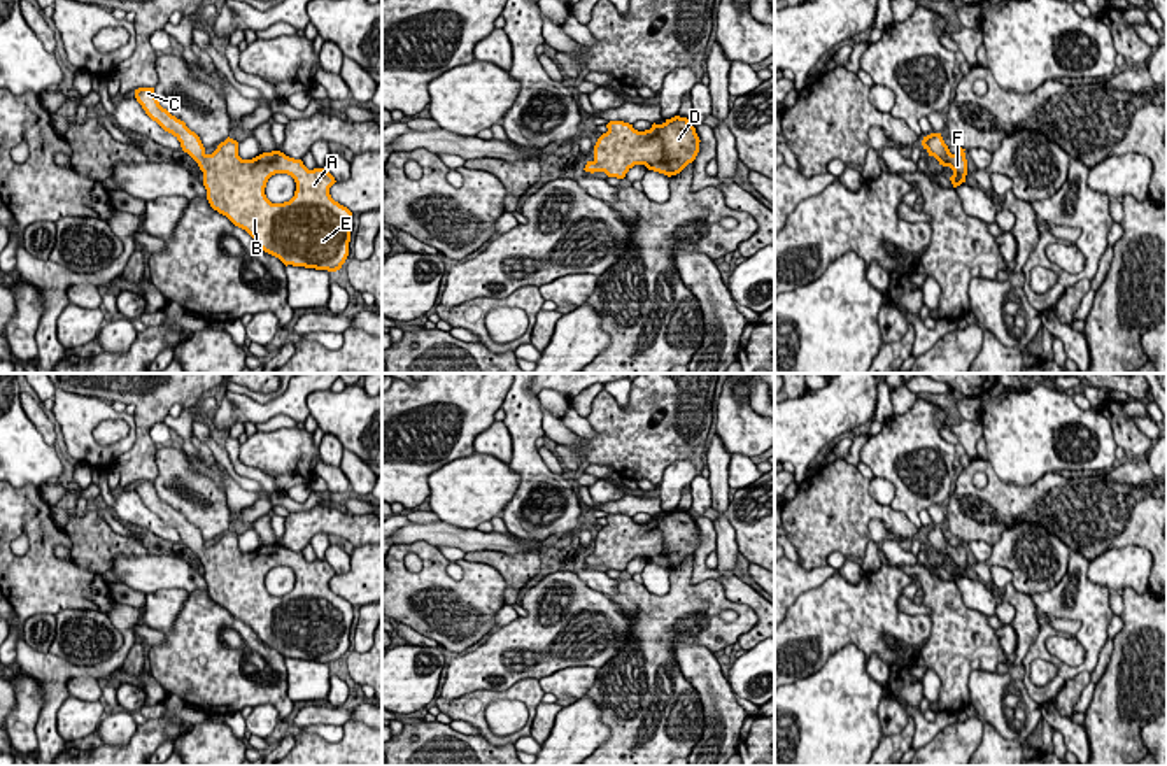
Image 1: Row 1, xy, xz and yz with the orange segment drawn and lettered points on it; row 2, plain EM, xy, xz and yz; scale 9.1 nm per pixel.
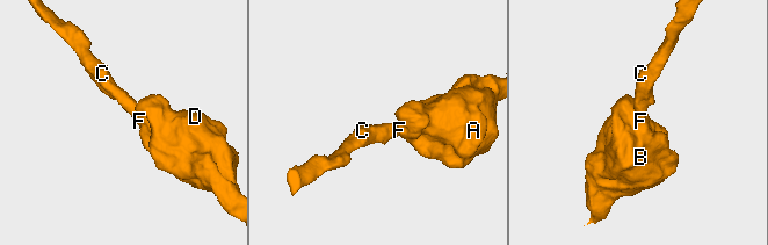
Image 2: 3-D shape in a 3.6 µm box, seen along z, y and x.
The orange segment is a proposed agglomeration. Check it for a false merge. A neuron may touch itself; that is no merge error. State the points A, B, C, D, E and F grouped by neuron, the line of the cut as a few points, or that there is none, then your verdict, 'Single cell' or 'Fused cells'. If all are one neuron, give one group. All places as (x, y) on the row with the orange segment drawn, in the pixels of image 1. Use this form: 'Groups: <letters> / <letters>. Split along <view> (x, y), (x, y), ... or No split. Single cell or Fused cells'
Groups: A B C D E F. No split. Single cell

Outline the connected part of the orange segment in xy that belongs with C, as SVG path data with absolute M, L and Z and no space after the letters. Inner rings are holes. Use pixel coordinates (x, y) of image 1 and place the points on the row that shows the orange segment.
M154 88L135 89L135 98L198 163L210 207L245 230L265 252L286 266L342 268L349 256L352 212L331 198L329 188L336 181L329 170L308 170L301 160L280 151L242 160L238 142L230 137L207 154L200 137L159 105ZM275 174L294 179L296 191L289 202L266 198L266 182Z

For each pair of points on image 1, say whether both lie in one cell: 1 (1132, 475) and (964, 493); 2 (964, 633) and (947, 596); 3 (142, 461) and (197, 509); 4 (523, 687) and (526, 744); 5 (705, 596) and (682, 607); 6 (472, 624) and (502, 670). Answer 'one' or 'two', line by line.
1: one
2: one
3: two
4: two
5: one
6: two

